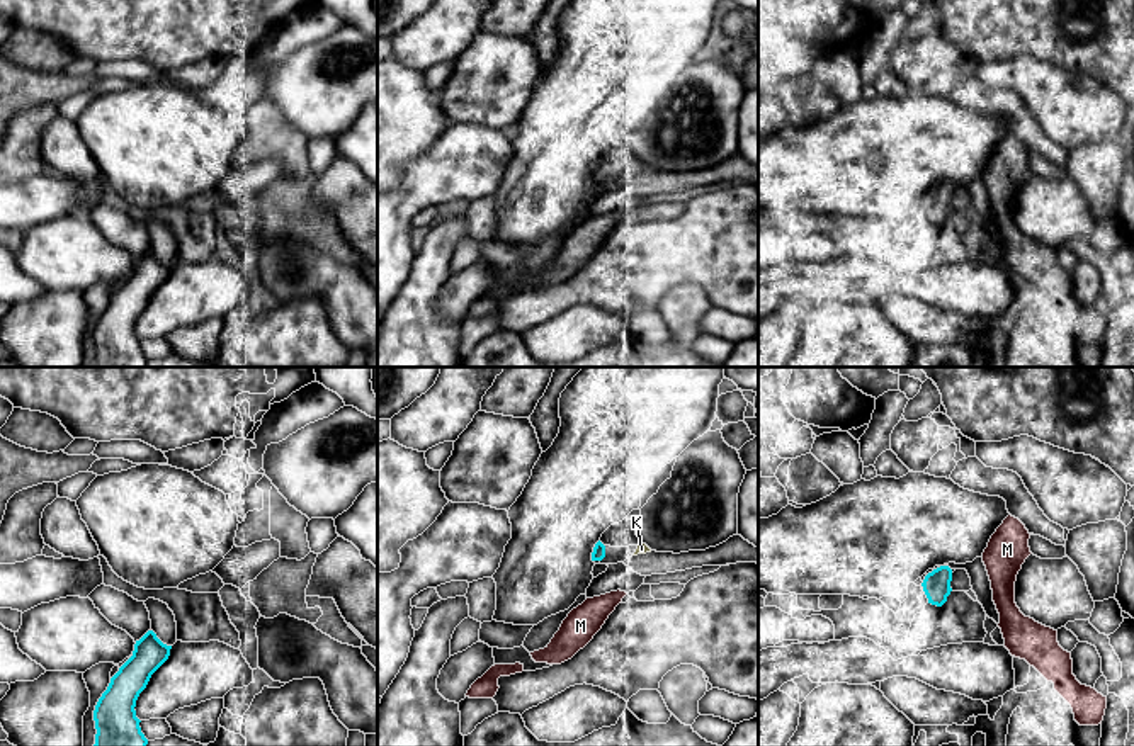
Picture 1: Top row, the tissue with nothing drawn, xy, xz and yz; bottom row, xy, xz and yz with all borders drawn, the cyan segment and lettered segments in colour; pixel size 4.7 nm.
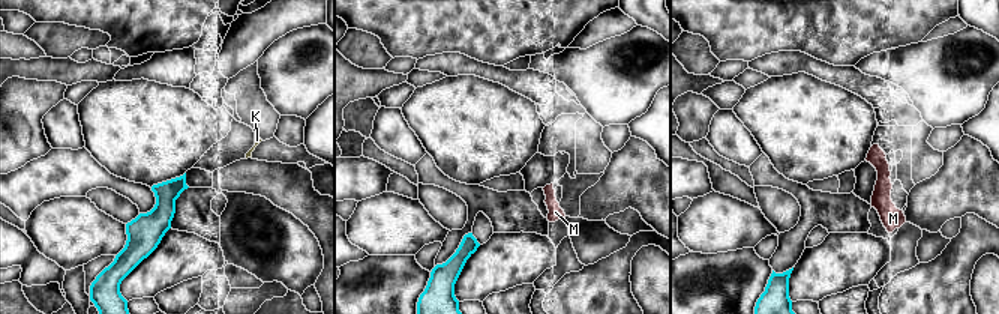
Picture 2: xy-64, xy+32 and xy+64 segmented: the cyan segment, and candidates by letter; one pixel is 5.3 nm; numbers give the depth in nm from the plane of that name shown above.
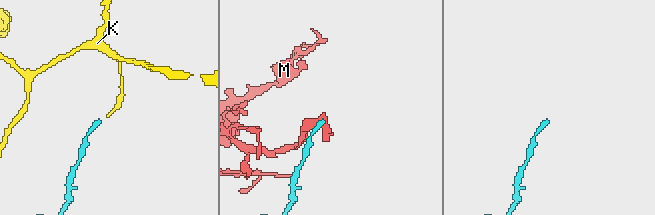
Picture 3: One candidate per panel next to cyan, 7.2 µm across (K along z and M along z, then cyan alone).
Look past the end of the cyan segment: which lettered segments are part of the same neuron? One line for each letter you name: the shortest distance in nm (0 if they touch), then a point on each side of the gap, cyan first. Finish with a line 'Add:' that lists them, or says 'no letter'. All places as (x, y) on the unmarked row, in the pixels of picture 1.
K: 140 nm | xz (604, 174), (633, 174)
Add: K

